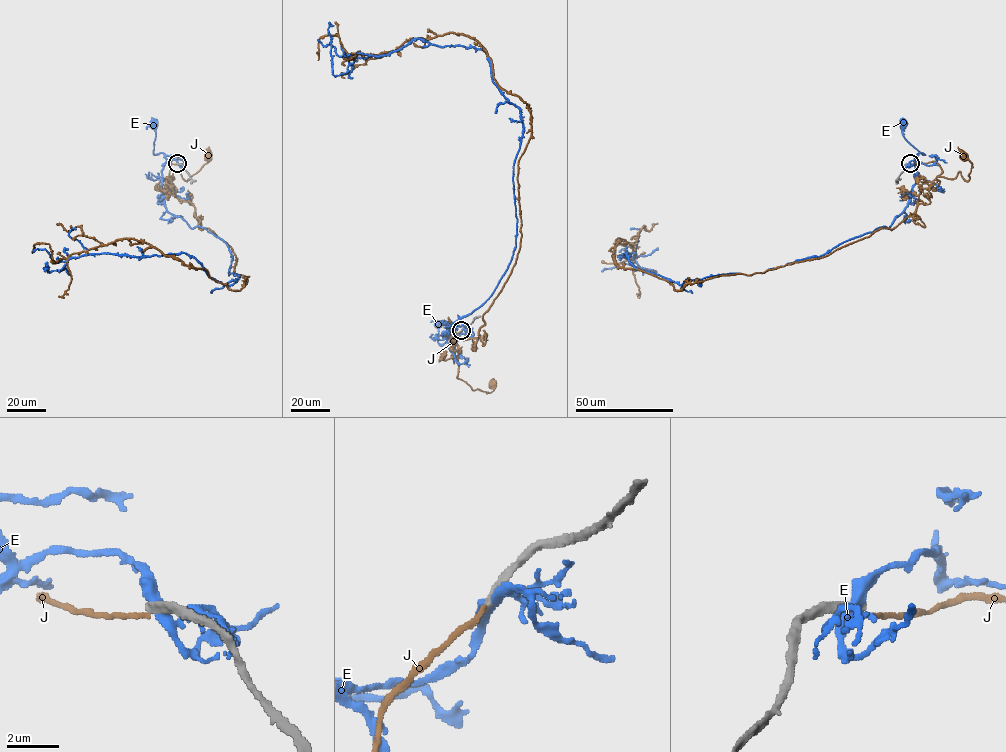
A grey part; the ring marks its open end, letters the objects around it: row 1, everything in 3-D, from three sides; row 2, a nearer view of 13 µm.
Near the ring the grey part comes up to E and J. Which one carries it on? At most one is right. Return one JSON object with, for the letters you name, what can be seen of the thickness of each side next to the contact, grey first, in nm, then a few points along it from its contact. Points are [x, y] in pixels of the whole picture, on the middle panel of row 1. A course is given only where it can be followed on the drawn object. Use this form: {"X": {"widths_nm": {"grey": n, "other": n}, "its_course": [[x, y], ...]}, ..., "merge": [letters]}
{"merge": []}

